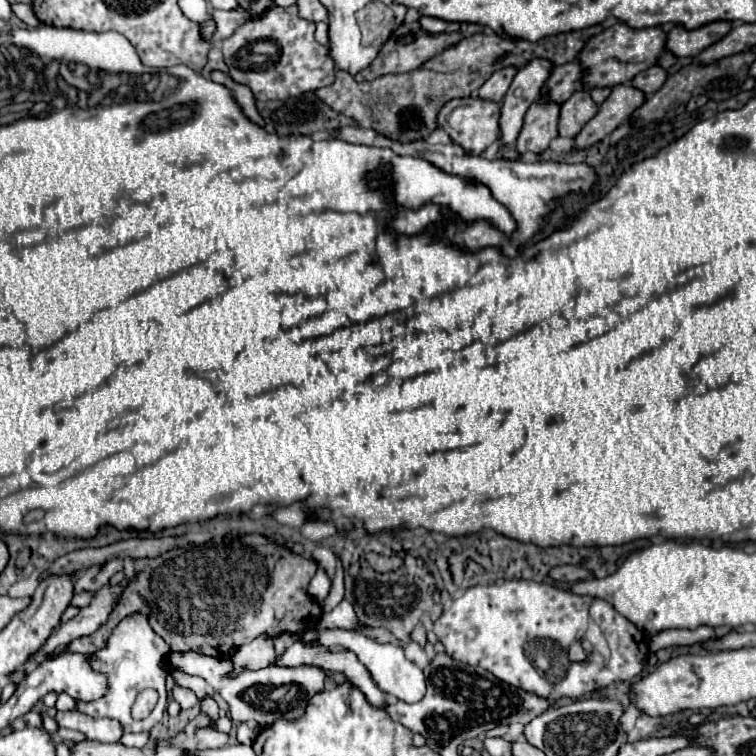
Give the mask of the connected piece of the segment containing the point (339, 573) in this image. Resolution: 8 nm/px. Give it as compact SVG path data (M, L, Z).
M337 558L336 576L332 581L332 587L328 596L321 604L323 612L332 611L343 600L344 593L344 572L340 559Z

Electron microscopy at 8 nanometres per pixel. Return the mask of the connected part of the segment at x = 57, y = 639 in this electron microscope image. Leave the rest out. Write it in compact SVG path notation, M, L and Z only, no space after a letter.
M121 583L115 589L103 587L97 593L95 603L79 609L77 617L73 617L71 621L67 621L65 625L59 625L55 629L55 633L35 653L35 661L41 663L45 659L45 655L49 655L49 651L57 651L65 643L69 643L69 639L77 639L77 635L91 635L93 631L97 631L109 617L109 599L113 599L113 595L117 595L117 591L121 591L121 587L125 587L125 583Z

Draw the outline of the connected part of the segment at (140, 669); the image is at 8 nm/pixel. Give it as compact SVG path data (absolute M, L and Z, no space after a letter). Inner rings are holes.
M129 615L129 619L123 619L113 633L109 635L107 643L103 649L95 651L89 655L89 663L93 671L105 673L107 675L107 693L101 699L95 701L75 701L75 707L79 713L85 713L89 717L107 717L115 719L121 723L123 731L131 733L141 733L141 731L151 731L163 717L165 707L167 707L167 693L165 693L165 679L169 675L169 645L141 619L141 615ZM143 689L157 689L159 691L159 701L151 715L143 721L135 721L131 717L131 707L135 703L135 697Z

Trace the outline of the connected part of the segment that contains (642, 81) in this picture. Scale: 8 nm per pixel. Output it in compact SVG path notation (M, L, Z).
M653 65L653 67L649 67L649 71L641 71L631 81L631 85L641 89L645 95L651 95L665 83L665 79L667 79L667 71L663 67L659 67L659 65Z

